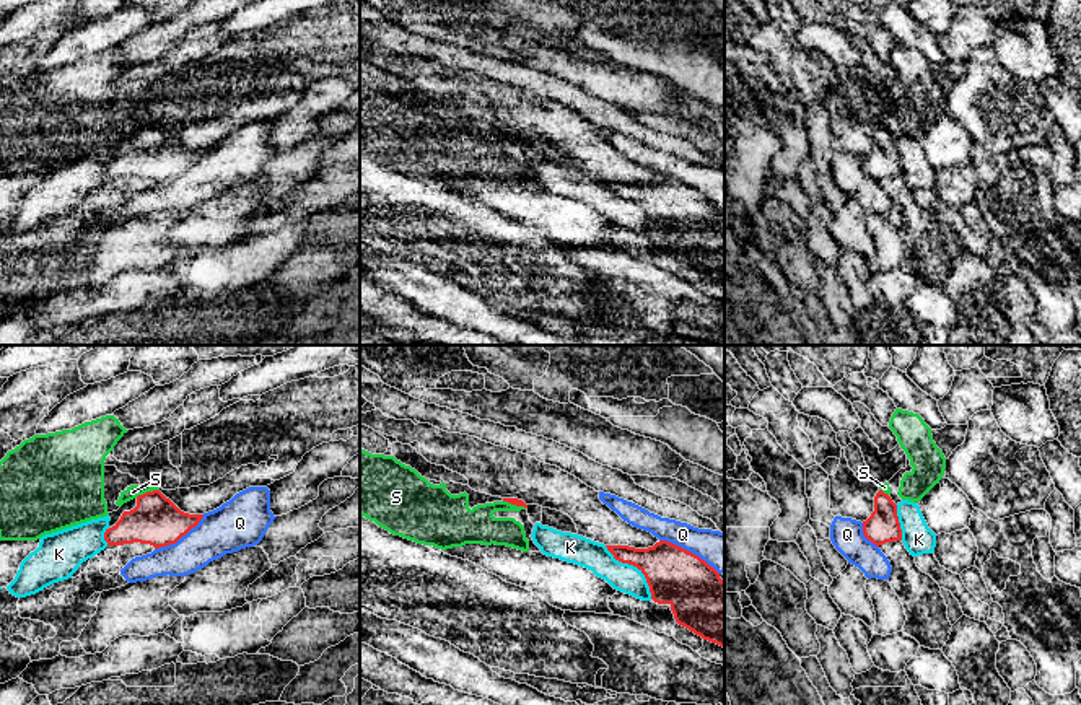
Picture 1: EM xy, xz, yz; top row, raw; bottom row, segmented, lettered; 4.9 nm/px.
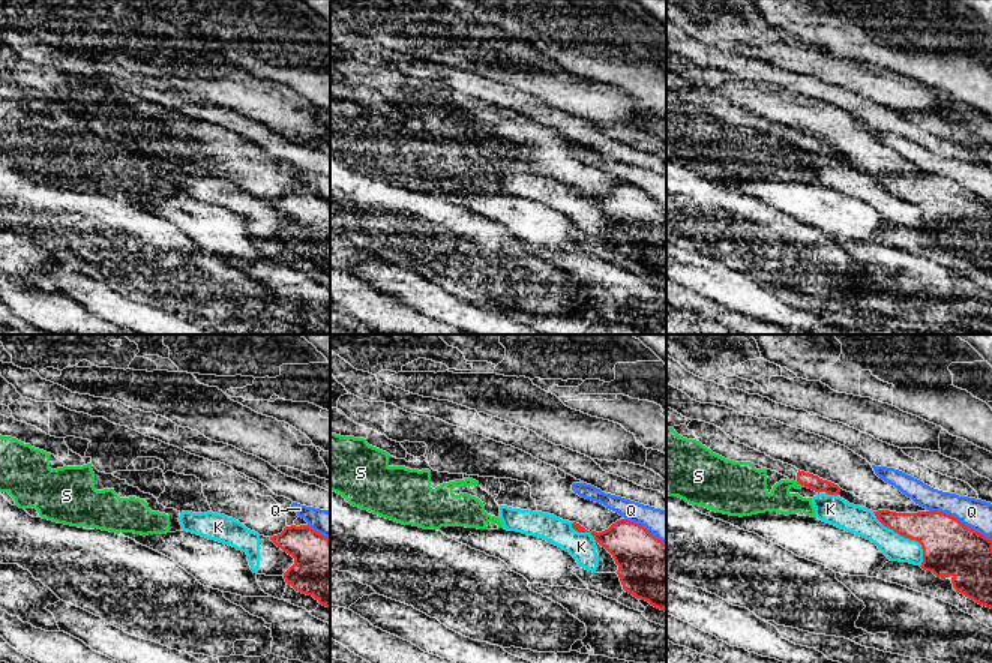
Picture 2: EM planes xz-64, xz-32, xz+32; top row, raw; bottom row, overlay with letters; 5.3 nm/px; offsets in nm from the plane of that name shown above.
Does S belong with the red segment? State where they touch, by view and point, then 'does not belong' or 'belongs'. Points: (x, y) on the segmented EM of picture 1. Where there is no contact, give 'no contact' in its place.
contact xy (147, 492); does not belong

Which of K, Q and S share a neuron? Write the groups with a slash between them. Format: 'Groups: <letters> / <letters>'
Groups: K / Q / S

